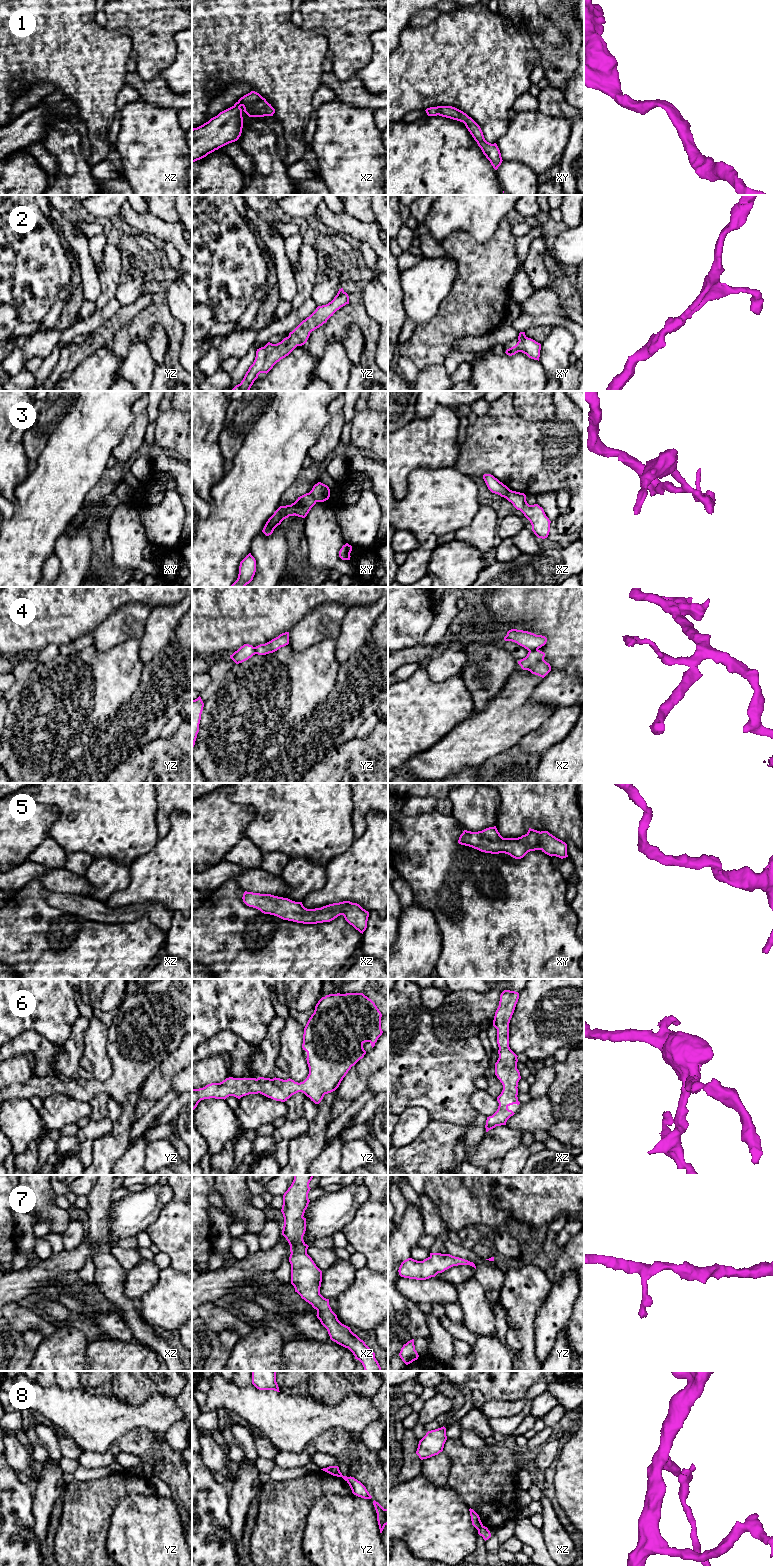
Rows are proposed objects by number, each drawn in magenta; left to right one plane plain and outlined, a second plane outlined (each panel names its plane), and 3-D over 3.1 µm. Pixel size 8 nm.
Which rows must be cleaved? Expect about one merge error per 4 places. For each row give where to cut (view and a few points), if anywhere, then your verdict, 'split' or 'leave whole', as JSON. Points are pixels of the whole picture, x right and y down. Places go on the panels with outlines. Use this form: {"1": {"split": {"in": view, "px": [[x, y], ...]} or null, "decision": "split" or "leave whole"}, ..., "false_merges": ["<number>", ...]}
{"1": {"split": null, "decision": "leave whole"}, "2": {"split": null, "decision": "leave whole"}, "3": {"split": {"in": "xy", "px": [[309, 492], [316, 501]]}, "decision": "split"}, "4": {"split": {"in": "xz", "px": [[537, 649], [529, 651]]}, "decision": "split"}, "5": {"split": null, "decision": "leave whole"}, "6": {"split": null, "decision": "leave whole"}, "7": {"split": null, "decision": "leave whole"}, "8": {"split": {"in": "xz", "px": [[482, 1525], [478, 1530]]}, "decision": "split"}, "false_merges": ["3", "4", "8"]}

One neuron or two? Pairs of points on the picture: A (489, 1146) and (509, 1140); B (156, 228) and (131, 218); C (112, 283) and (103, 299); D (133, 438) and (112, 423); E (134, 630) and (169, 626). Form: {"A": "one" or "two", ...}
{"A": "one", "B": "one", "C": "one", "D": "two", "E": "two"}

